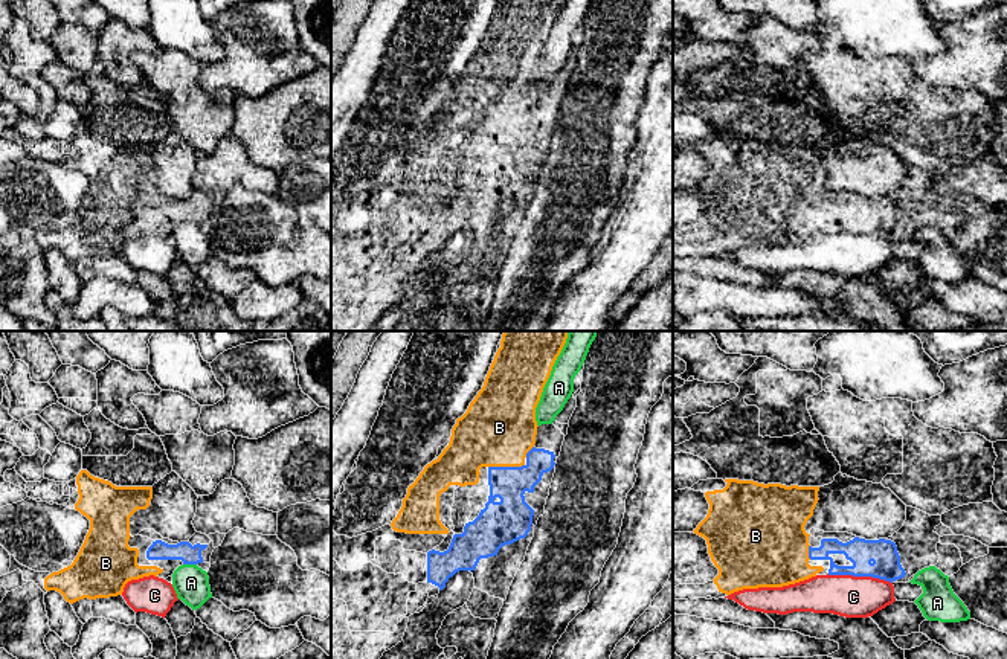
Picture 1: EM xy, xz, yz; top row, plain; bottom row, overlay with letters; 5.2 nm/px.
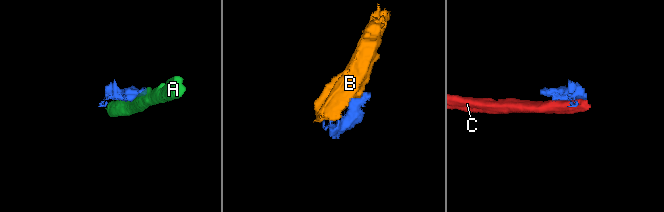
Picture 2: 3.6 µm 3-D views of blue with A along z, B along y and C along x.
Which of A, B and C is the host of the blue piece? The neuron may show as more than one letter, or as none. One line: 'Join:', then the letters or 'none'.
Join: B

